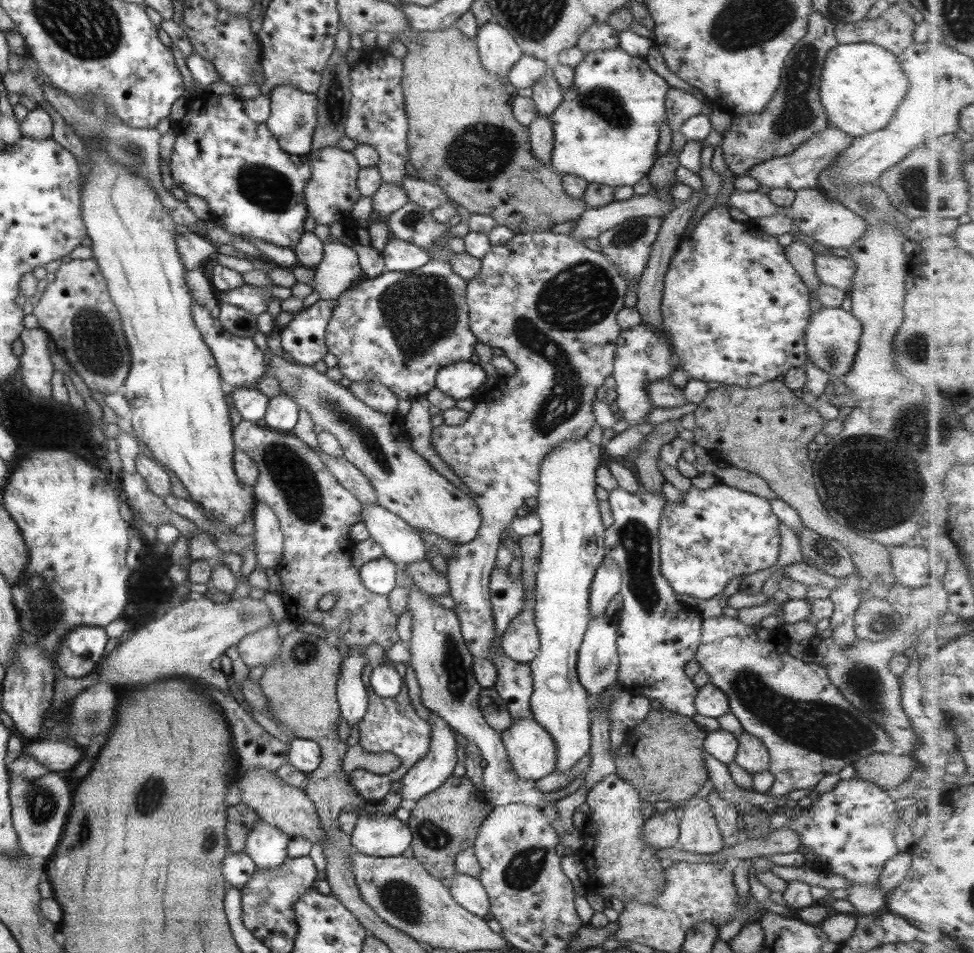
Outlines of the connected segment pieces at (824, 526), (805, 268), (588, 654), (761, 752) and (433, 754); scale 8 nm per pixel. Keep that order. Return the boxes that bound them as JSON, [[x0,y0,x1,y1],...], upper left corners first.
[[691,378,895,585],[783,239,820,294],[576,612,617,694],[734,731,769,776],[398,711,457,802]]

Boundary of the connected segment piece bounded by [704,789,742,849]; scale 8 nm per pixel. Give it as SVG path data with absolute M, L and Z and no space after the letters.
M713 789L704 798L707 800L707 804L711 806L716 827L719 829L719 833L721 833L721 839L723 839L723 849L741 840L742 834L737 830L735 824L738 813L736 807L721 799L719 793Z

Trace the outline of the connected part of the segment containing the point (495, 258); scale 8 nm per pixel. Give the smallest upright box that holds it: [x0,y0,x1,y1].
[431,231,629,659]

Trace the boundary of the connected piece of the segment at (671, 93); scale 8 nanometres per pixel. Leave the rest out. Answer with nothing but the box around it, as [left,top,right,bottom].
[665,87,705,132]

